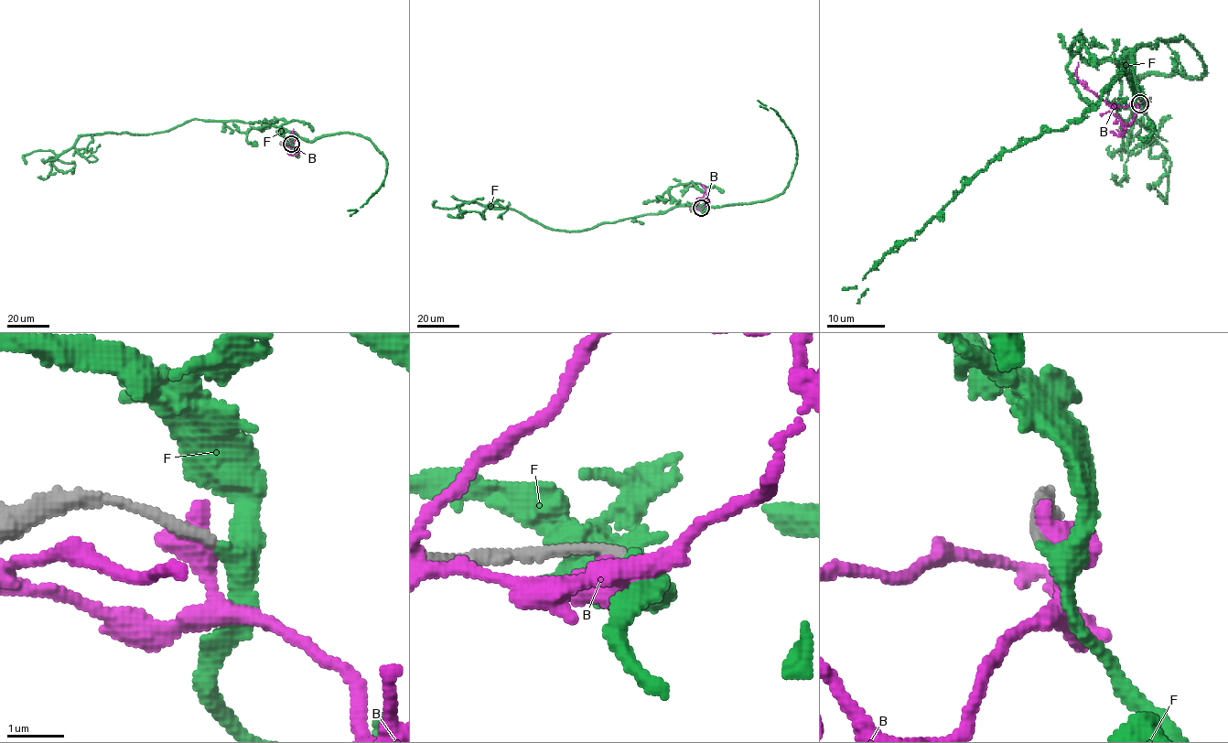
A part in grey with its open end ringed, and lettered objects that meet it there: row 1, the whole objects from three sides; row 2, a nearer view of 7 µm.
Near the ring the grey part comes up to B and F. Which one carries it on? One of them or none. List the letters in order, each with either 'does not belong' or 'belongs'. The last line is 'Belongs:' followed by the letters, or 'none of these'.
B: does not belong
F: belongs
Belongs: F

